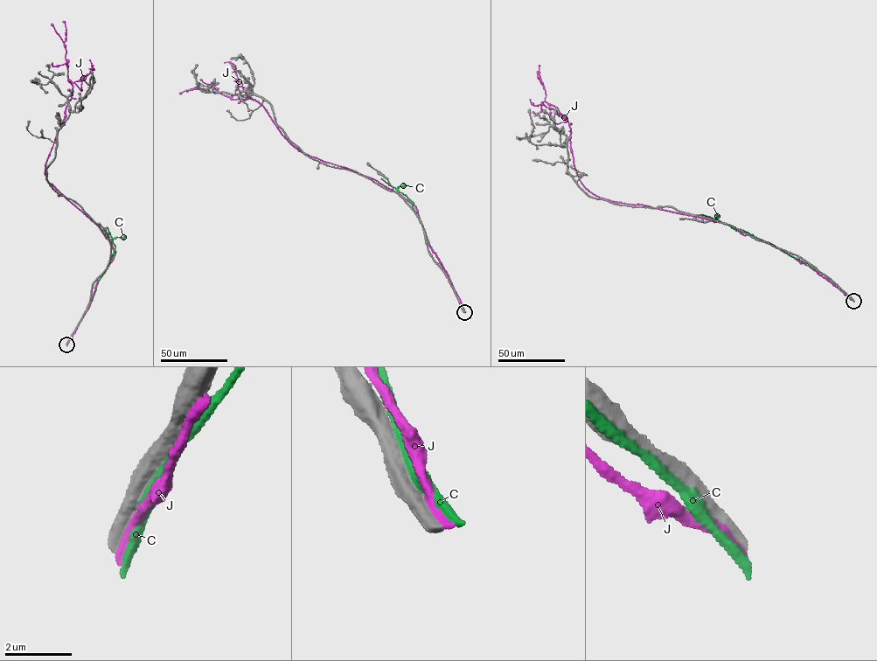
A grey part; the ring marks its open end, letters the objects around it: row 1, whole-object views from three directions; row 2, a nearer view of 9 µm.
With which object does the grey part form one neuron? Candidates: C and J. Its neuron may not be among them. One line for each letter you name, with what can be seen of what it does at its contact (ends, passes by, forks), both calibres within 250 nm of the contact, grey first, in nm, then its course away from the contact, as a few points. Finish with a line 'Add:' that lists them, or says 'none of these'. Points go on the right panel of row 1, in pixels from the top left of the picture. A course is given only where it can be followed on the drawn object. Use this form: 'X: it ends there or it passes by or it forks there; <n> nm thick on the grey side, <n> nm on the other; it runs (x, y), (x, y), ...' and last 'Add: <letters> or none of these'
Add: none of these

